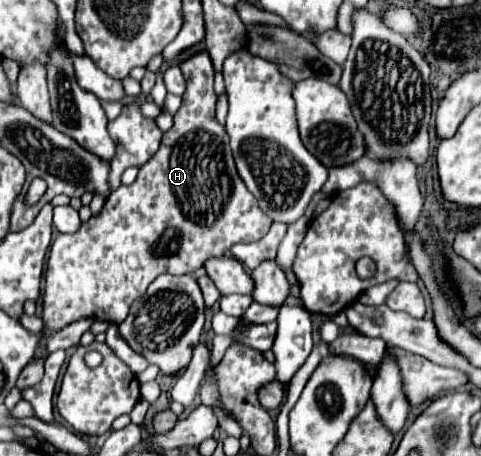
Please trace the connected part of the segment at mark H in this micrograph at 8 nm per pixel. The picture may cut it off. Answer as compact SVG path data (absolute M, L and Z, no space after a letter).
M198 53L180 65L186 77L186 93L182 105L174 115L174 125L162 135L156 155L140 167L132 185L120 185L106 199L100 215L82 223L76 233L60 233L50 249L44 285L44 313L46 335L40 341L46 345L46 337L78 319L100 319L108 323L122 323L136 297L162 273L188 275L212 257L224 257L232 245L250 243L264 237L272 225L272 219L264 215L256 203L256 197L246 191L240 179L228 135L216 121L216 93L214 93L214 67L208 53Z

